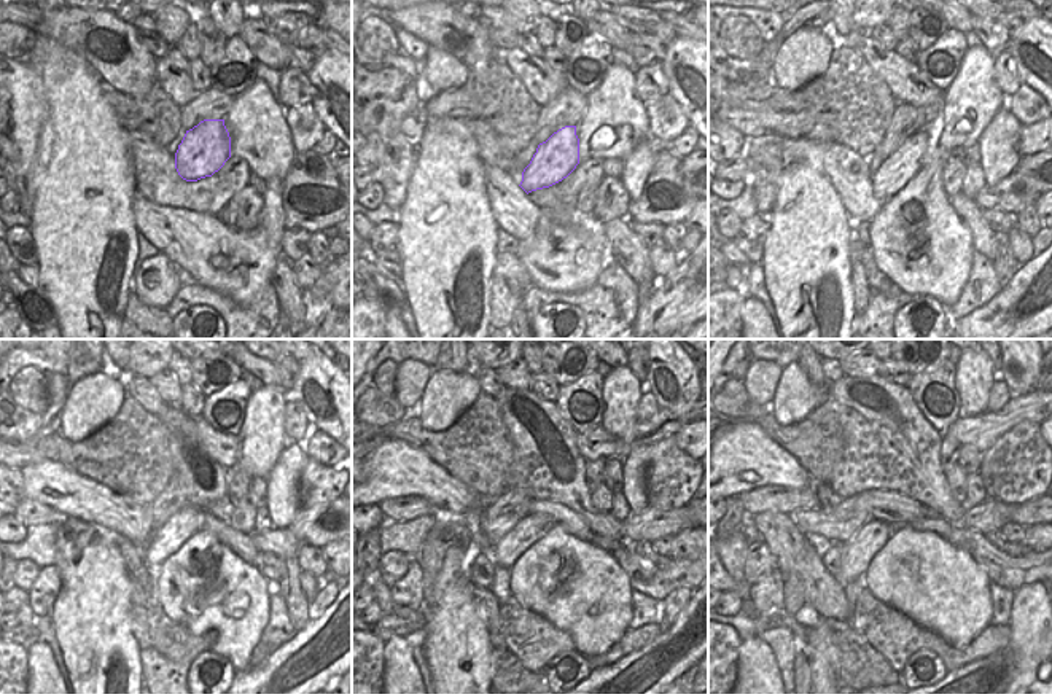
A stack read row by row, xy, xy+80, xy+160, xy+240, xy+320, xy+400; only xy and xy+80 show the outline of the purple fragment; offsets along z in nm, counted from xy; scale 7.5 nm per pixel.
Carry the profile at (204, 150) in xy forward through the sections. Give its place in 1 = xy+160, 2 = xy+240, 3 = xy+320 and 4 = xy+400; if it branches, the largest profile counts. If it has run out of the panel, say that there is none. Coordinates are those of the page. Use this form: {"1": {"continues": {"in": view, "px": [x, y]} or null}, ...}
{"1": {"continues": {"in": "xy+160", "px": [903, 164]}}, "2": {"continues": {"in": "xy+240", "px": [166, 540]}}, "3": {"continues": {"in": "xy+320", "px": [530, 529]}}, "4": {"continues": {"in": "xy+400", "px": [857, 554]}}}

